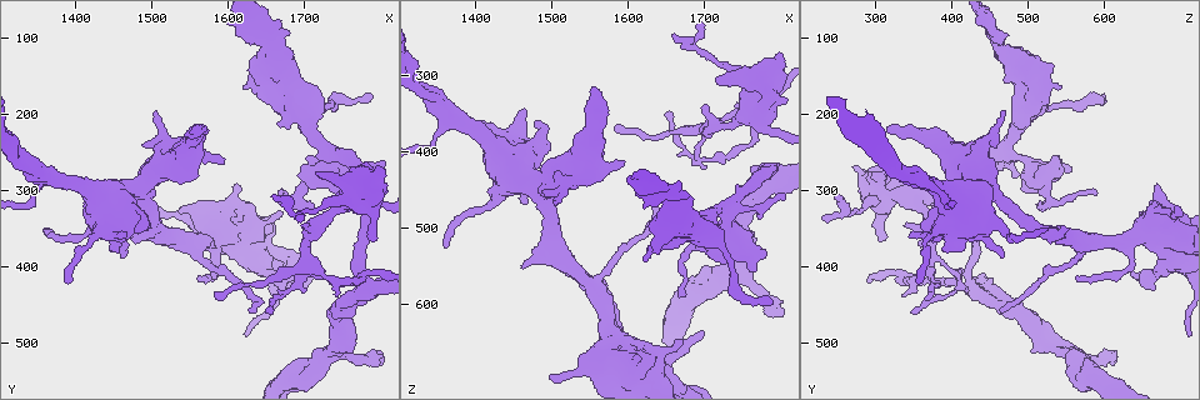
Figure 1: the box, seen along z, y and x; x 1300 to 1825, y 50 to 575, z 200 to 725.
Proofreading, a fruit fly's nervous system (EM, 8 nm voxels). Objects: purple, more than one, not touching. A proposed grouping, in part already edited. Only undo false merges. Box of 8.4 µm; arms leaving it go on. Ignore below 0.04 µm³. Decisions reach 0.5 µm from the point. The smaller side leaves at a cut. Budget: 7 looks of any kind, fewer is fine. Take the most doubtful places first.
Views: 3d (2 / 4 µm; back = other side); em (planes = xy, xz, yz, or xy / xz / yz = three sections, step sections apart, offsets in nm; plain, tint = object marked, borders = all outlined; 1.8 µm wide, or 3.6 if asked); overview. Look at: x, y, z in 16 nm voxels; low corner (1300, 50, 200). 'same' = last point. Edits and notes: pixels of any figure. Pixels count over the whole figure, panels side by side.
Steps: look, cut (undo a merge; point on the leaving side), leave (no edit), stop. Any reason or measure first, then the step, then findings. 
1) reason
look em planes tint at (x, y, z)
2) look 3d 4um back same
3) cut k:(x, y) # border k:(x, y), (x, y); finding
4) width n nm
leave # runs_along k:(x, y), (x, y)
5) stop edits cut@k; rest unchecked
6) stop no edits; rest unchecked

look 3d 4um back at (1780, 425, 425)

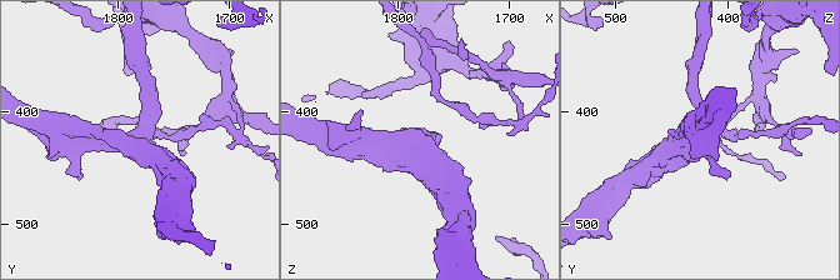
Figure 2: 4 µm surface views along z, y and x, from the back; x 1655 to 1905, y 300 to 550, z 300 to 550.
look em yz step 4 tint at (1782, 424, 422)

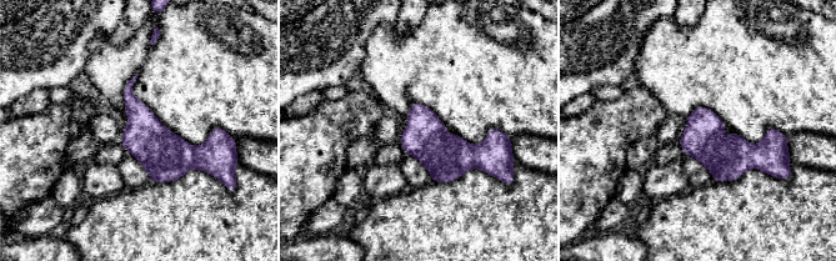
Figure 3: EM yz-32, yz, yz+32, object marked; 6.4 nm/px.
cut it another way
look em planes tint same

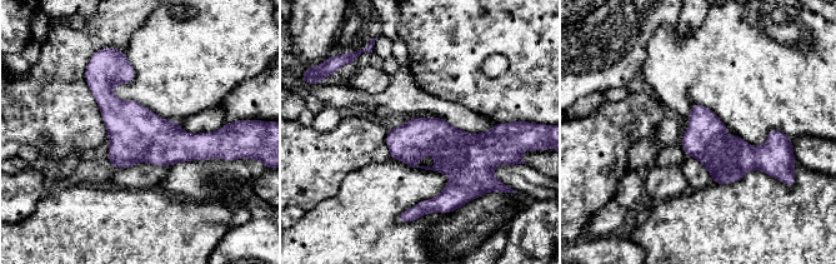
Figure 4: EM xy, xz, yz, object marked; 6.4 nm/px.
width 260 nm
leave # runs_along 4:(89, 79), (146, 138), (215, 139); all the same cell

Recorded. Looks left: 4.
arms part here
look em planes plain at (1535, 265, 410)

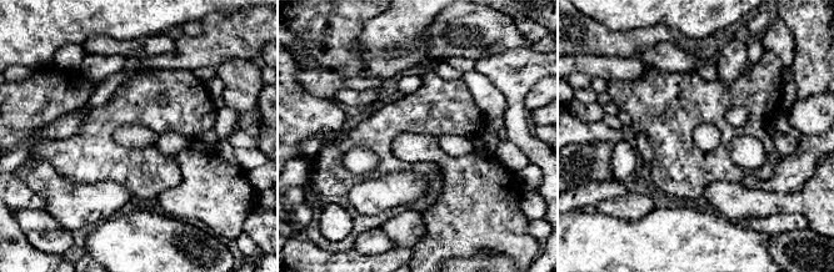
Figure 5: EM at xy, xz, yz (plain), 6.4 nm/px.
with the object marked
look em planes tint same

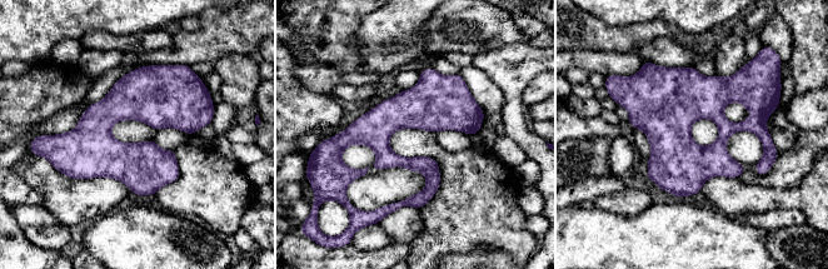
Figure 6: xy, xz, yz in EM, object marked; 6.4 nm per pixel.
width 200 nm
leave # continuous, no second cell

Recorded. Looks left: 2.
sudden change in width
look em 3.6um yz step 4 tint at (1640, 400, 680)

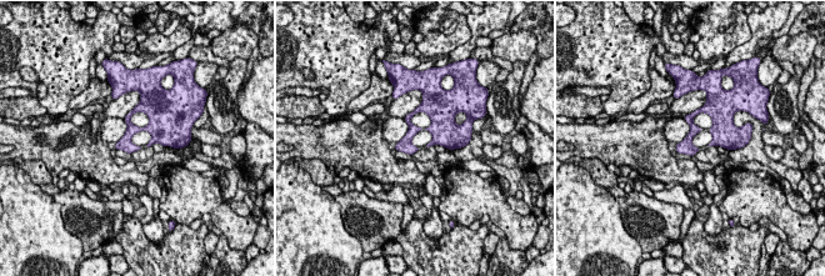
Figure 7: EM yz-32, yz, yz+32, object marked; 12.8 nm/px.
look em 3.6um xz step 4 tint same

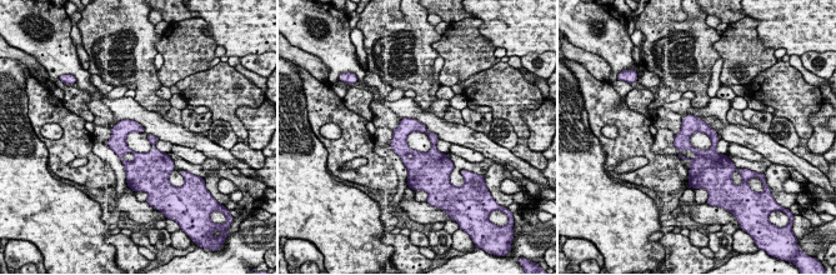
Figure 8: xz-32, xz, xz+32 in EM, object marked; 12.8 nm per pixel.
leave # one cell here

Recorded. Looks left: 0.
stop no edits; rest unchecked

